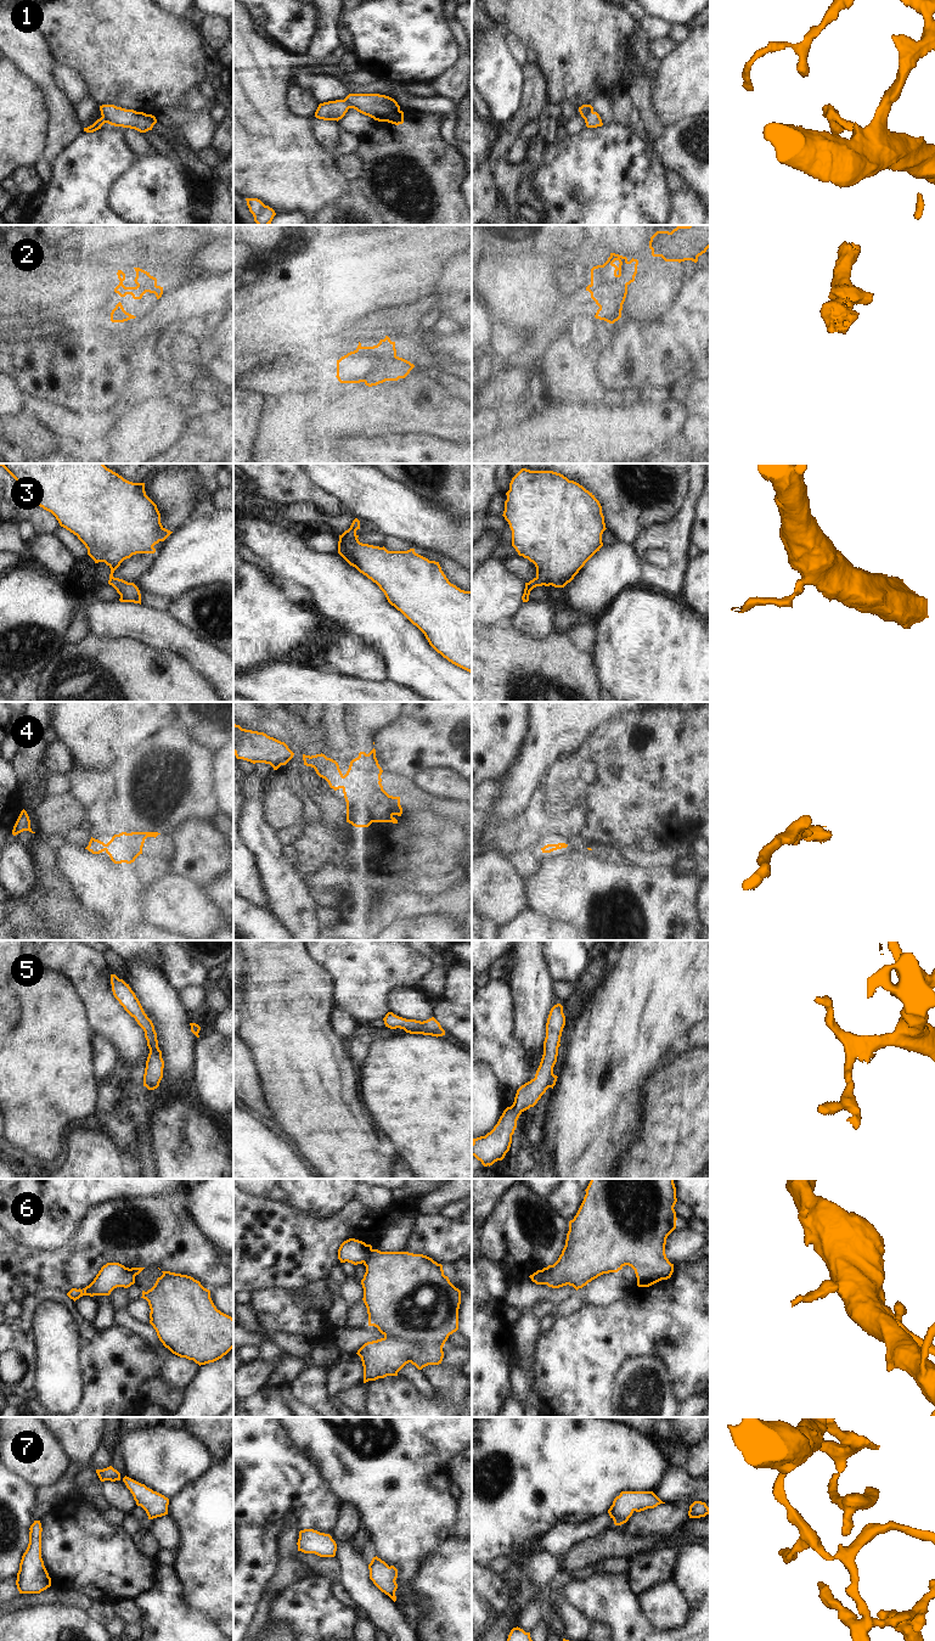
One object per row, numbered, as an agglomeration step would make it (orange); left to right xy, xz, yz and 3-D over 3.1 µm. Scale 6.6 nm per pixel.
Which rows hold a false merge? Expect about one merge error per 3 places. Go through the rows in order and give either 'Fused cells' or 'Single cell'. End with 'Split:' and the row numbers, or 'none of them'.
1: Fused cells
2: Single cell
3: Single cell
4: Single cell
5: Single cell
6: Fused cells
7: Single cell
Split: 1, 6

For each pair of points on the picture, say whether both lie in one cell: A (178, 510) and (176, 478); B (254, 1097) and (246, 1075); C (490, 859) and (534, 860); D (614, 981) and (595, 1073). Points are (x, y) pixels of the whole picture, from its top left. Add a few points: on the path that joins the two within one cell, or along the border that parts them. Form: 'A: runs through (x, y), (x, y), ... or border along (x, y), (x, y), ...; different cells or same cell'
A: runs through (176, 503), (176, 485); same cell
B: runs through (249, 1092), (246, 1080); same cell
C: border along (507, 858), (523, 878); different cells
D: runs through (614, 1004), (614, 1050); same cell

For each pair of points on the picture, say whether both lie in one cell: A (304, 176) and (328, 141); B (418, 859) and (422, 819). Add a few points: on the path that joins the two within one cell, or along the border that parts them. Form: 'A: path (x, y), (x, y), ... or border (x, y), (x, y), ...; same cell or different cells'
A: border (311, 123), (311, 133), (316, 141), (334, 157); different cells
B: path (422, 849), (422, 829); same cell

